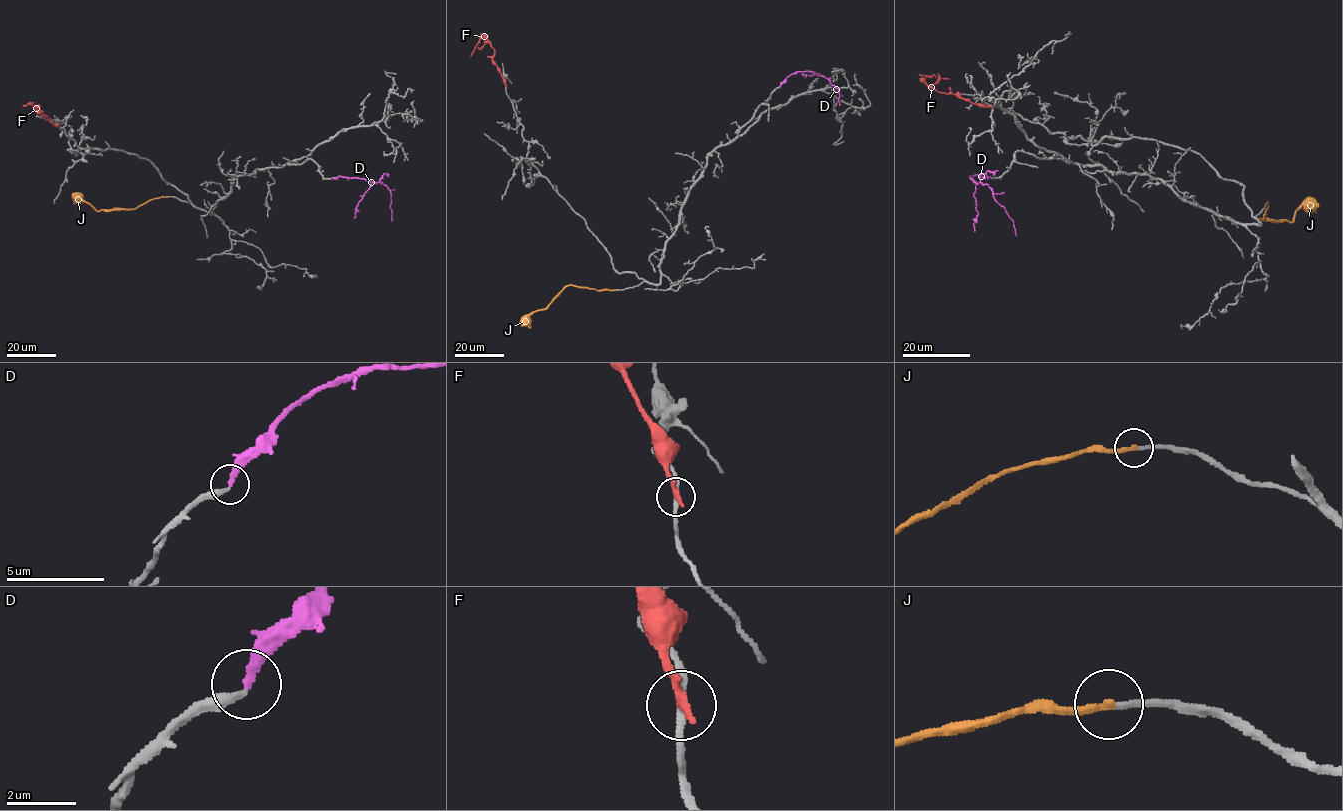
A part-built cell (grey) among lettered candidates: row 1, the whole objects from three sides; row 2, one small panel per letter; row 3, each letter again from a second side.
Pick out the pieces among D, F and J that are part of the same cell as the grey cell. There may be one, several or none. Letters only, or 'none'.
D, J

